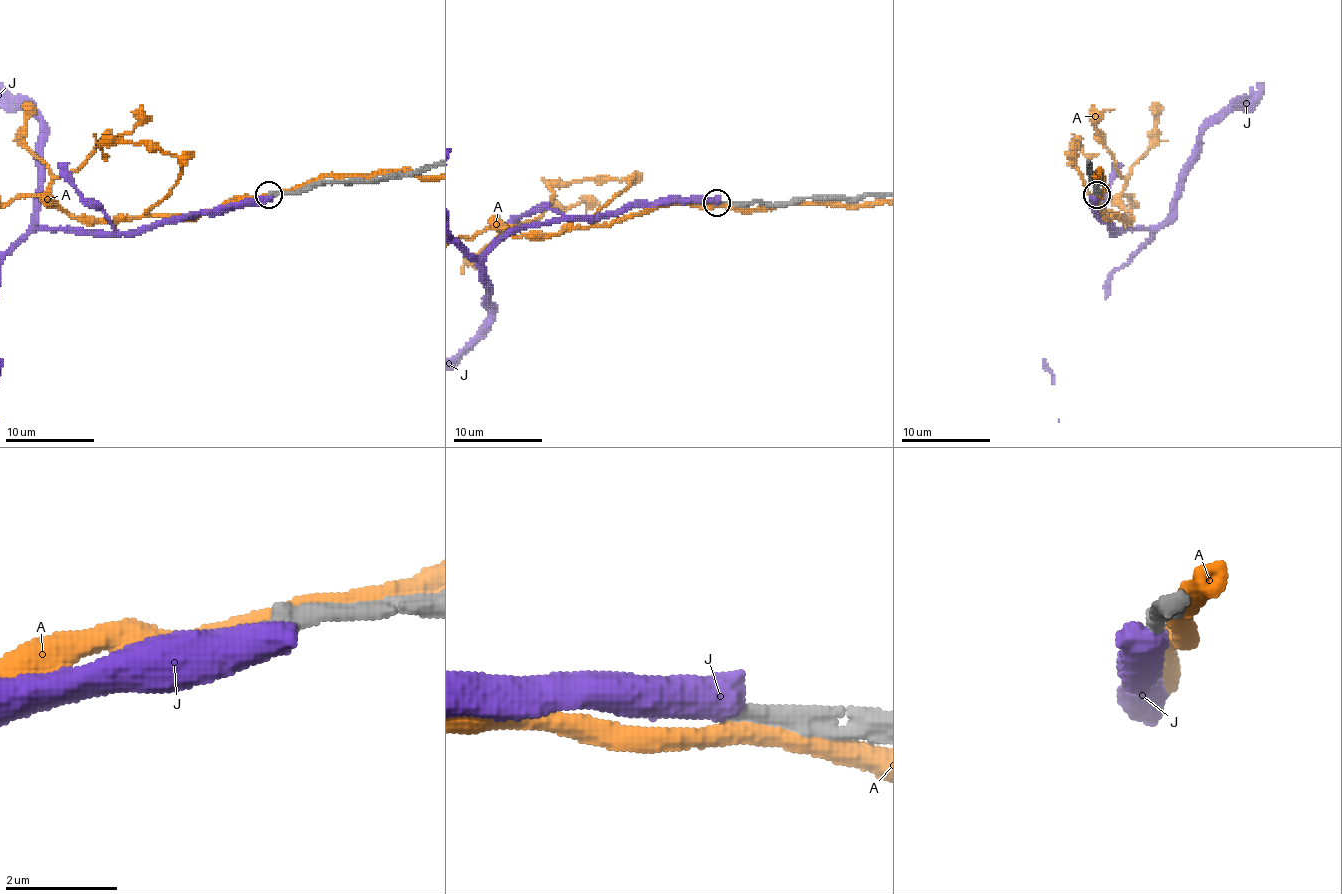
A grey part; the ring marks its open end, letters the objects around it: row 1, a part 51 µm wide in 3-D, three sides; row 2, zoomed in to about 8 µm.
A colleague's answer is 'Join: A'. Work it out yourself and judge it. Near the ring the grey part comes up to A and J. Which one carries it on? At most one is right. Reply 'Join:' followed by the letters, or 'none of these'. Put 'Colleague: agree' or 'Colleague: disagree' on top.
Colleague: disagree
Join: none of these

